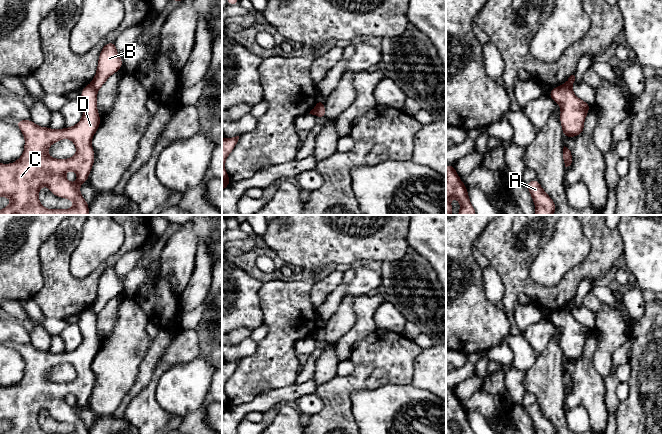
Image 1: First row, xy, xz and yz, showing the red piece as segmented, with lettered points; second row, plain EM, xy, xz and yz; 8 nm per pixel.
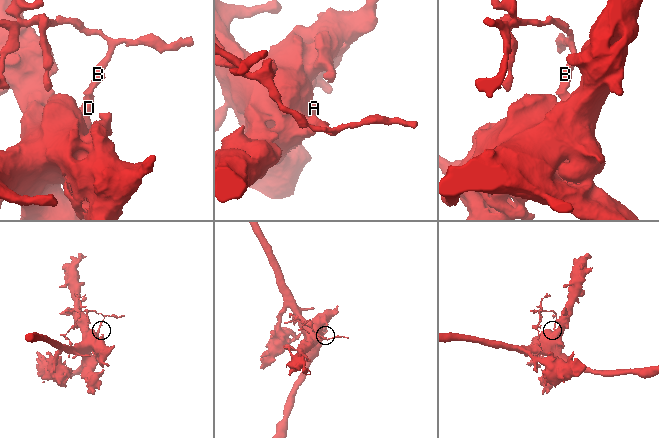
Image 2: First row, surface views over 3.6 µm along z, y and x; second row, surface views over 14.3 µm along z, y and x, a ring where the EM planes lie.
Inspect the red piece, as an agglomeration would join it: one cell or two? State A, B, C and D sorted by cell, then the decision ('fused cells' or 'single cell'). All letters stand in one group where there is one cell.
groups A C D / B; fused cells

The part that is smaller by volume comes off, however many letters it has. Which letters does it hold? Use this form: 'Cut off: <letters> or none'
Cut off: B

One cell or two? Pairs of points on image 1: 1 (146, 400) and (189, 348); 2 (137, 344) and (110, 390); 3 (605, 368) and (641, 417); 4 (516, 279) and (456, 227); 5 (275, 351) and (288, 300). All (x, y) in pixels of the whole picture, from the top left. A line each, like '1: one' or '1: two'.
1: one
2: one
3: two
4: two
5: one

